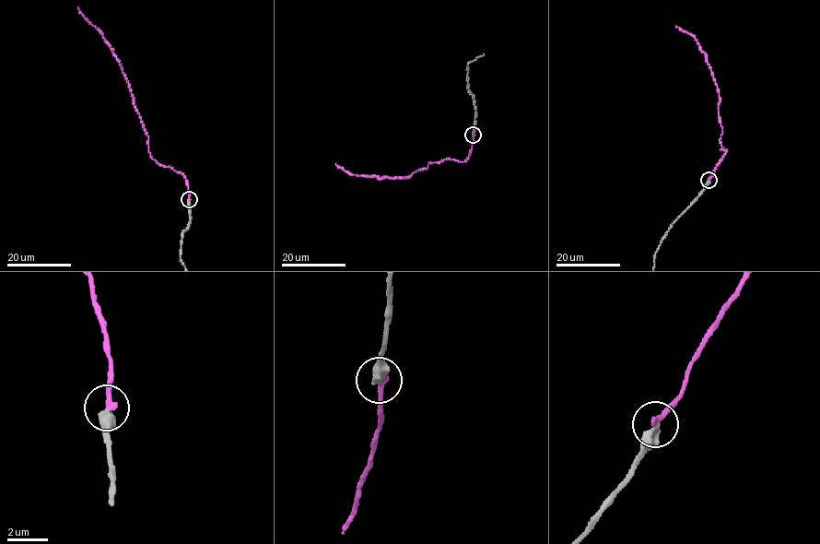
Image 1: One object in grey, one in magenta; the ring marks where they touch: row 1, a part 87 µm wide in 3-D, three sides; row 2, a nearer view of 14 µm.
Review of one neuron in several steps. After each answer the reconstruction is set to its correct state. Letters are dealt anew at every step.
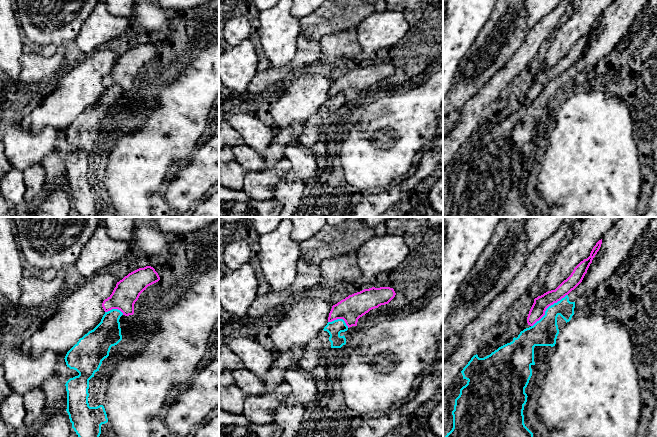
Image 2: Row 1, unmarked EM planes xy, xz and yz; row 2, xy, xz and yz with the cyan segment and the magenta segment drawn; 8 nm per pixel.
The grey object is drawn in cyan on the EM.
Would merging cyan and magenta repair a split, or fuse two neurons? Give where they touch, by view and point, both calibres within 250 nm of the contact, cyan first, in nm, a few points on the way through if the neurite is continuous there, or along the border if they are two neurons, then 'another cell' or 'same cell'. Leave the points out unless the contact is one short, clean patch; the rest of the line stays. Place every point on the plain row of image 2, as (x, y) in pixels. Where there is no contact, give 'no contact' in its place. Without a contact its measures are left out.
meets cyan in yz at (547, 84); 220 nm thick on the cyan side, 120 nm on the other; border along yz (567, 70), (551, 80), (545, 89), (531, 102); another cell

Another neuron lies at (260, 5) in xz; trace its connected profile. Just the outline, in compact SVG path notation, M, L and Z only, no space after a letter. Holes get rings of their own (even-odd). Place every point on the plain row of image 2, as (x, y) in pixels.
M249 0L249 4L256 7L258 11L263 11L265 9L271 8L276 5L279 0Z

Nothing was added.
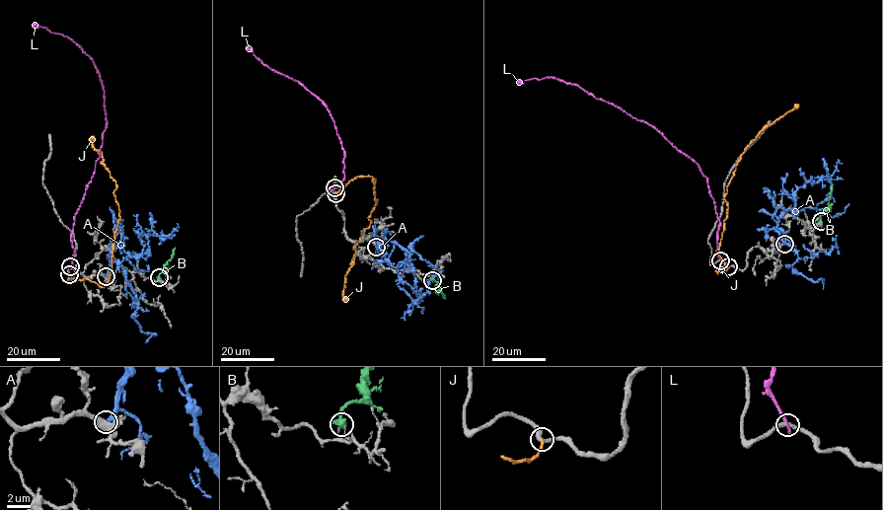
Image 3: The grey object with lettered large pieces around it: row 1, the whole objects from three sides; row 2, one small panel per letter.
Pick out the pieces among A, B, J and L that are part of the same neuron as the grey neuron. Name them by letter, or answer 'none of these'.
A

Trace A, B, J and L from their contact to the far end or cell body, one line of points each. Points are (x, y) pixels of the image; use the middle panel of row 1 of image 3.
A: (376, 247), (378, 251), (378, 244), (380, 255), (412, 288), (419, 299), (417, 302), (430, 279), (441, 271)
B: (432, 280), (445, 299)
J: (335, 193), (357, 177), (375, 180), (370, 225), (353, 247), (345, 276), (349, 300)
L: (334, 187), (331, 196), (343, 188), (344, 153), (327, 108), (297, 81), (267, 67), (246, 46)

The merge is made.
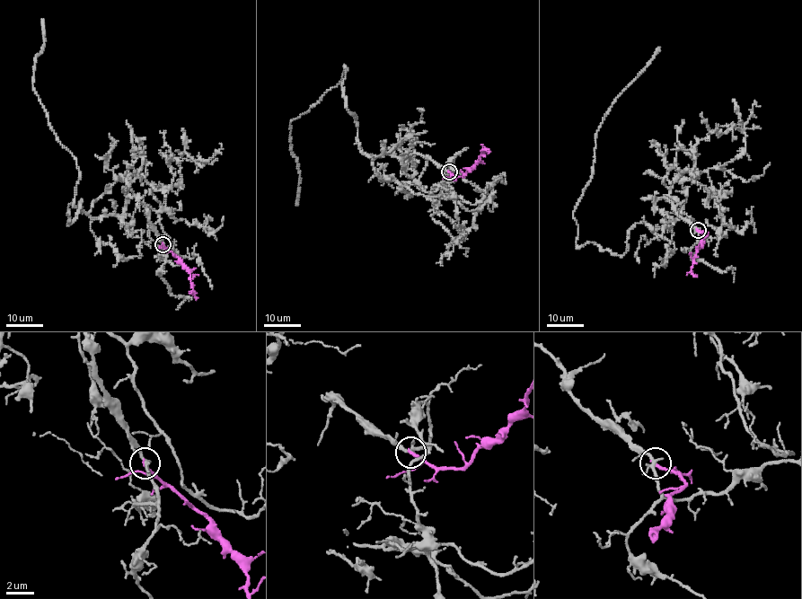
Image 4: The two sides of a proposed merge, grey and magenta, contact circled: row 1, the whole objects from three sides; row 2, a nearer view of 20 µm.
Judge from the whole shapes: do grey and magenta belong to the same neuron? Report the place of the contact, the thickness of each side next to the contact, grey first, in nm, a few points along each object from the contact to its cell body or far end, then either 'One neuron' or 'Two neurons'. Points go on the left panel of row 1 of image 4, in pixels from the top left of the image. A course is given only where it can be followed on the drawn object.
Place: (163, 244). Thickness 220 nm (grey) against 240 nm. Course of grey: (163, 244), (133, 196), (96, 218), (81, 199), (68, 224), (80, 171), (33, 85), (43, 20). Course of magenta: (163, 244), (180, 259), (189, 274), (196, 299). Two neurons

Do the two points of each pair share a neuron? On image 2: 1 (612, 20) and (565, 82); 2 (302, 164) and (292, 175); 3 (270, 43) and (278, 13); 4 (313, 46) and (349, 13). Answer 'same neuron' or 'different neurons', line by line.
1: same neuron
2: same neuron
3: same neuron
4: different neurons

